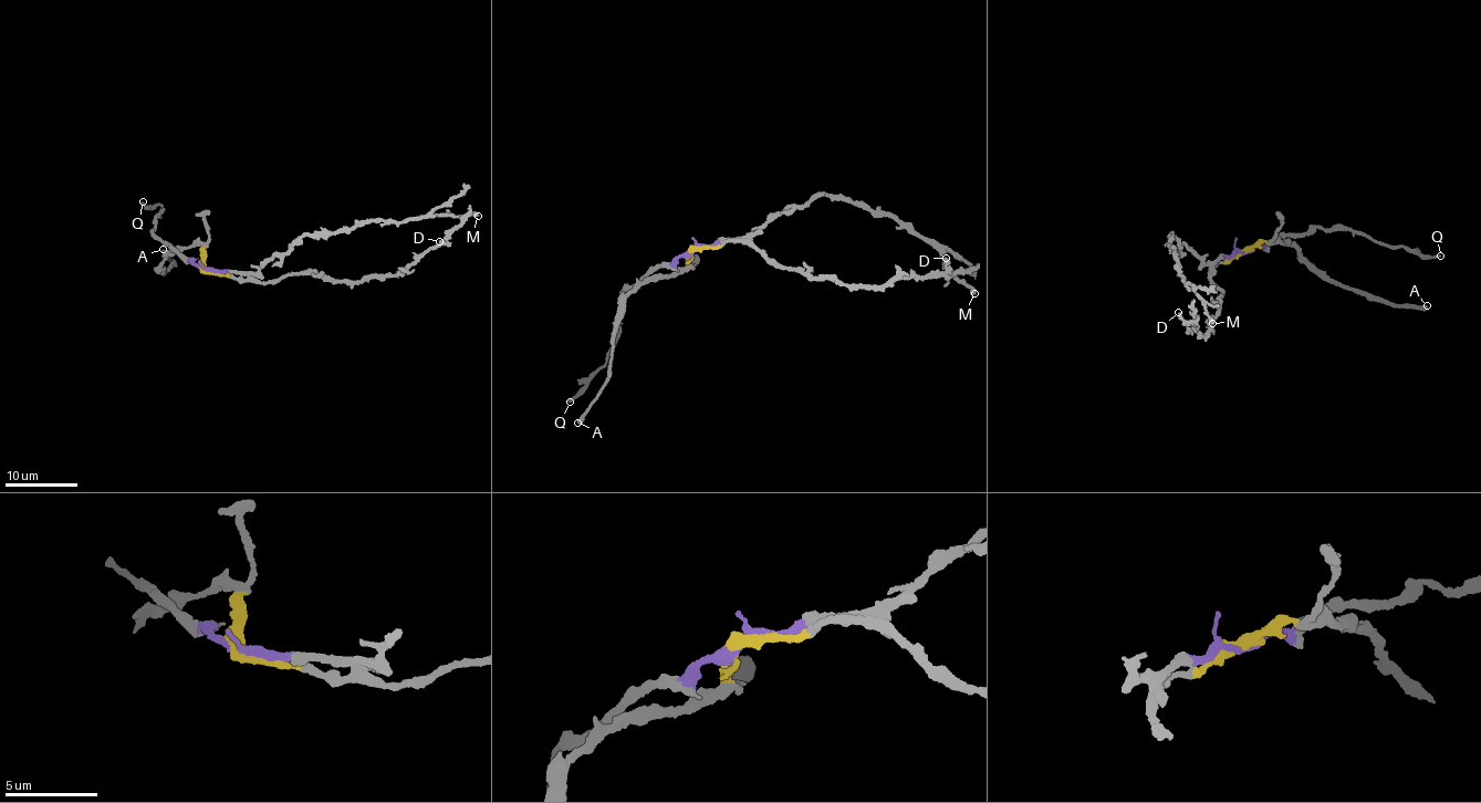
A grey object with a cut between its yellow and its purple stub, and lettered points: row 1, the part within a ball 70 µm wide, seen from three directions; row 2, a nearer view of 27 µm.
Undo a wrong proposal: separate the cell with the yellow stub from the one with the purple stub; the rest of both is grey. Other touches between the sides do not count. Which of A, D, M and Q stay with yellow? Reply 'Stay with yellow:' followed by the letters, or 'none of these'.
Stay with yellow: A, D

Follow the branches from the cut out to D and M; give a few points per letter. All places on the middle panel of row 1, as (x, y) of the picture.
D: (694, 250), (718, 249), (729, 241), (753, 243), (780, 266), (802, 273), (877, 285), (941, 273), (946, 258)
M: (694, 252), (700, 247), (746, 240), (768, 220), (823, 195), (909, 223), (974, 294)

